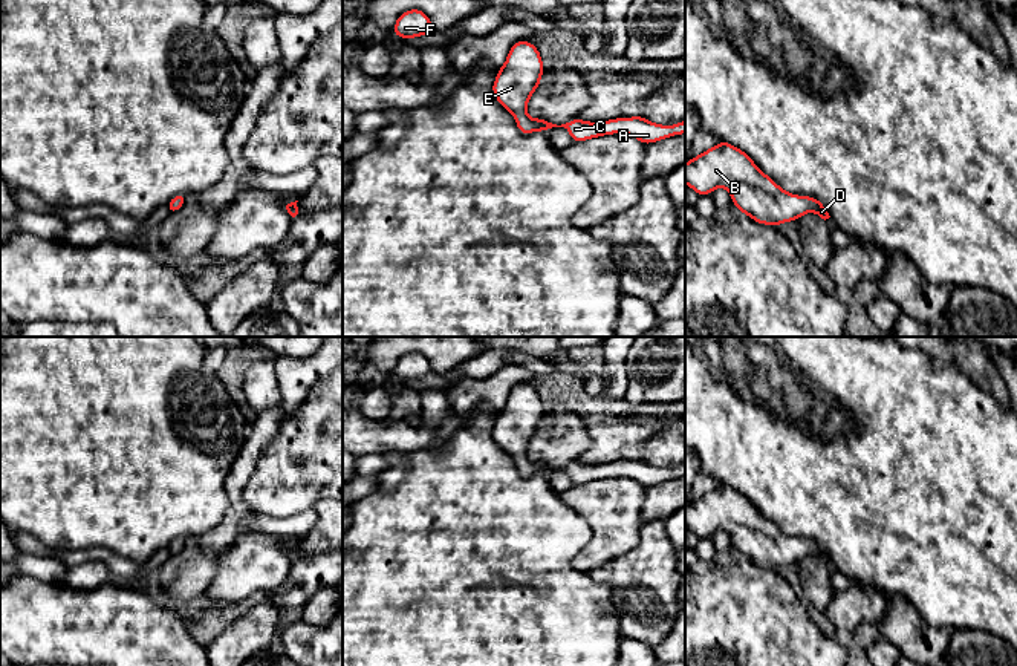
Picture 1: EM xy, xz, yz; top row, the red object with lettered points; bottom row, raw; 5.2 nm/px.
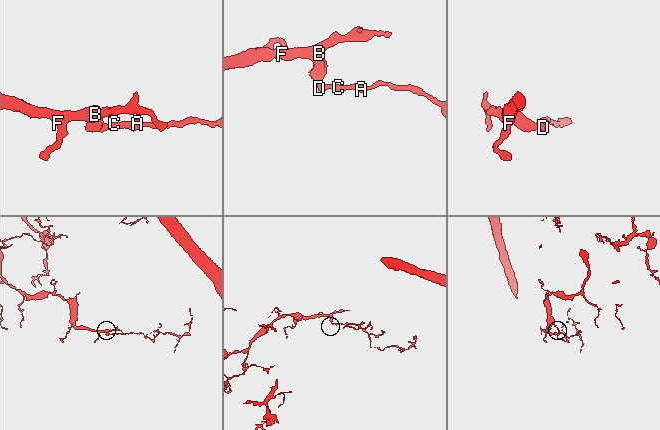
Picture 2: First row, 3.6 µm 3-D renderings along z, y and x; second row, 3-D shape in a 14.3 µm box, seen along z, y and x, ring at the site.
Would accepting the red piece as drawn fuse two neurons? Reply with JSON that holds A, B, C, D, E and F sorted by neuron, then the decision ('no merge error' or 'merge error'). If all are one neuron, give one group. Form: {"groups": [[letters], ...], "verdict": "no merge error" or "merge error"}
{"groups": [["A", "B", "C", "D", "E", "F"]], "verdict": "no merge error"}

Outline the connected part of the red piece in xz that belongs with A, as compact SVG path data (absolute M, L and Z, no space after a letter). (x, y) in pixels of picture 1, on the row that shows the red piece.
M515 41L508 54L506 63L499 69L492 84L492 95L508 109L523 135L537 130L549 132L552 127L564 127L575 142L590 138L622 133L635 136L644 145L661 139L685 133L685 119L674 126L659 126L644 116L616 118L610 121L587 122L575 118L557 126L543 118L532 119L526 115L531 95L540 86L543 73L543 58L534 43Z

